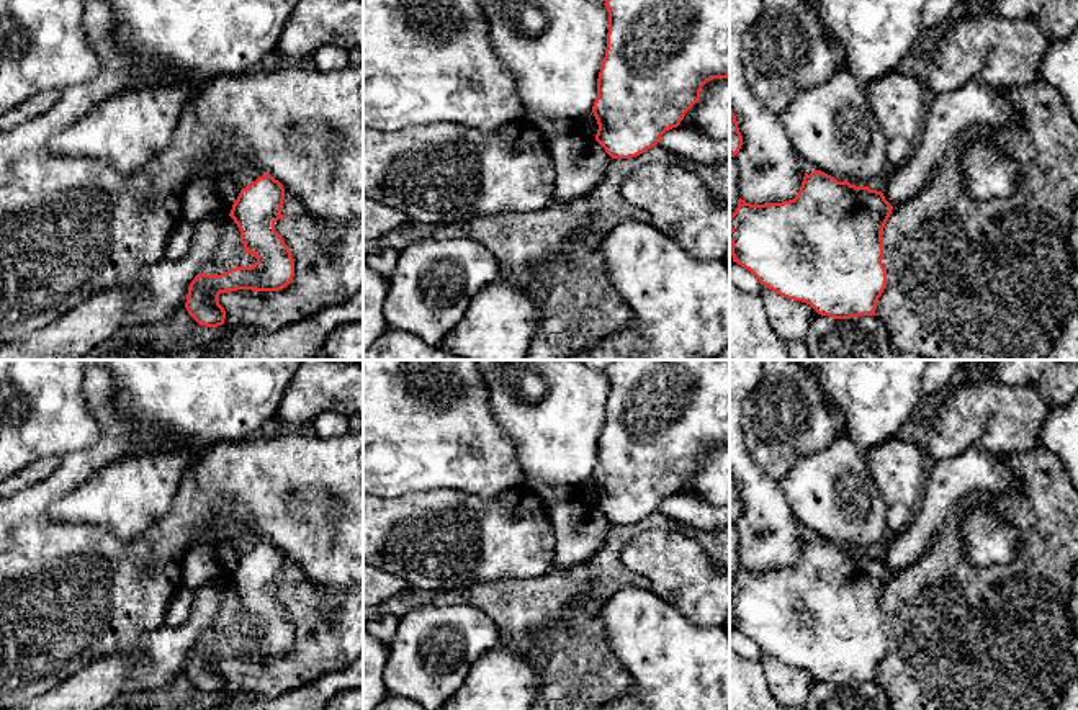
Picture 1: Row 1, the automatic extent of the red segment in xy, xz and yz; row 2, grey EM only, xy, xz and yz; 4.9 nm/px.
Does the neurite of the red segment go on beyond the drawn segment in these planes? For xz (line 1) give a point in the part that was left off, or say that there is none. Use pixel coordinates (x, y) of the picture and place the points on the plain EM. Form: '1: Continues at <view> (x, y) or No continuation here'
1: No continuation here

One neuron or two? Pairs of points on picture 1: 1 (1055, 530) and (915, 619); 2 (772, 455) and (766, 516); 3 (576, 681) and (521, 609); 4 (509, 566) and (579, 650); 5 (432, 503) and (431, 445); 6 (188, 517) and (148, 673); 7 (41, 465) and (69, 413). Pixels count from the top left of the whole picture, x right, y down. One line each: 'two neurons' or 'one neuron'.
1: one neuron
2: two neurons
3: one neuron
4: two neurons
5: two neurons
6: two neurons
7: two neurons

